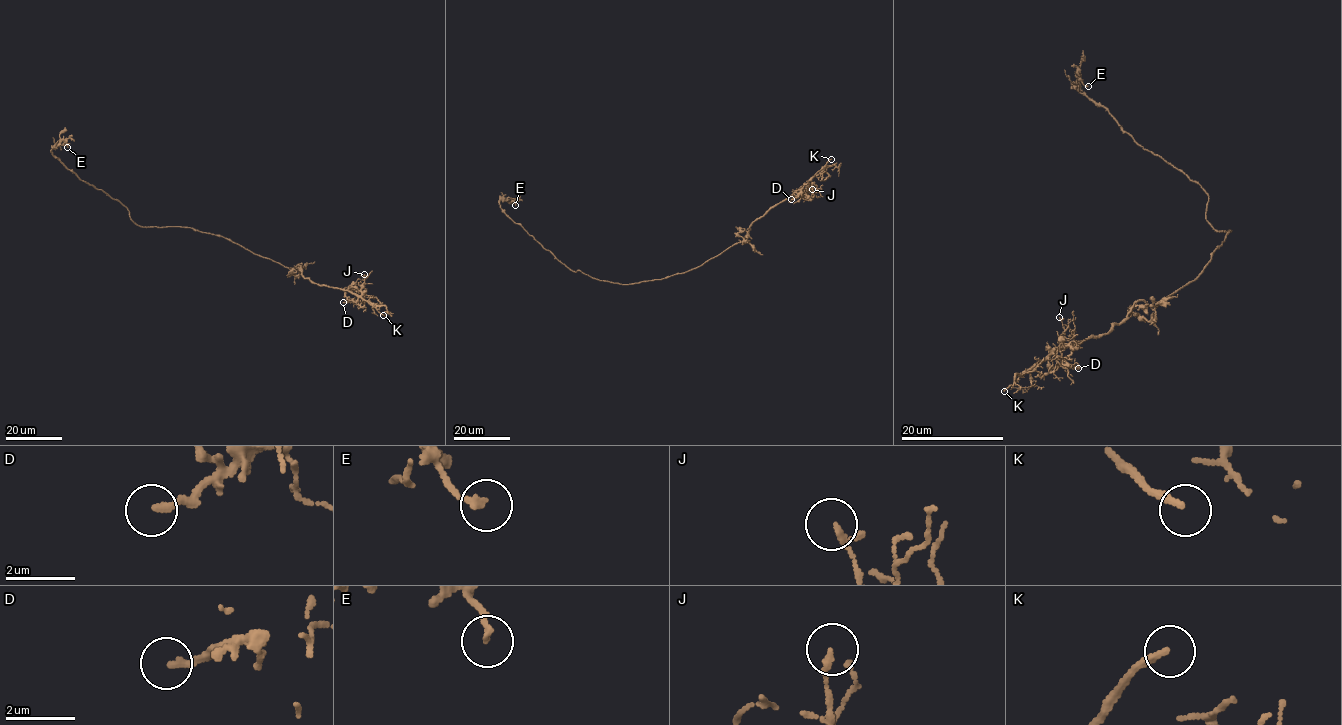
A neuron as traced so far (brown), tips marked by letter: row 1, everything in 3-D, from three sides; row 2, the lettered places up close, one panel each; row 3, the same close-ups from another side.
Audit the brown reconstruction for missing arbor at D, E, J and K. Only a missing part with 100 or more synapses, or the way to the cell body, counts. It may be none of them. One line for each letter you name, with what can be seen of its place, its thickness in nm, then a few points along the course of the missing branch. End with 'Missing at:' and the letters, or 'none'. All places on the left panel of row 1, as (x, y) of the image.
K: Place: (383, 315). Thickness 200 nm
Missing at: K

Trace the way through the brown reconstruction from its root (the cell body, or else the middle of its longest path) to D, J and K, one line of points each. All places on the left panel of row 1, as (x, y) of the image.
D: (214, 234), (290, 269), (300, 268), (305, 278), (321, 285), (349, 290), (357, 298), (355, 302), (343, 302)
J: (214, 234), (290, 269), (300, 268), (305, 278), (321, 285), (359, 290), (364, 274)
K: (214, 234), (290, 269), (300, 268), (305, 278), (317, 283), (350, 290), (383, 315)

